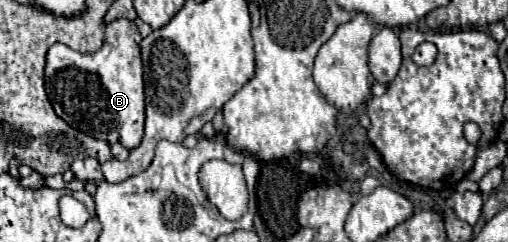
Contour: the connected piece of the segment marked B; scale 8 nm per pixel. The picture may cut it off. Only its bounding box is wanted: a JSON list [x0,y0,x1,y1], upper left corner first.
[46,19,144,149]

